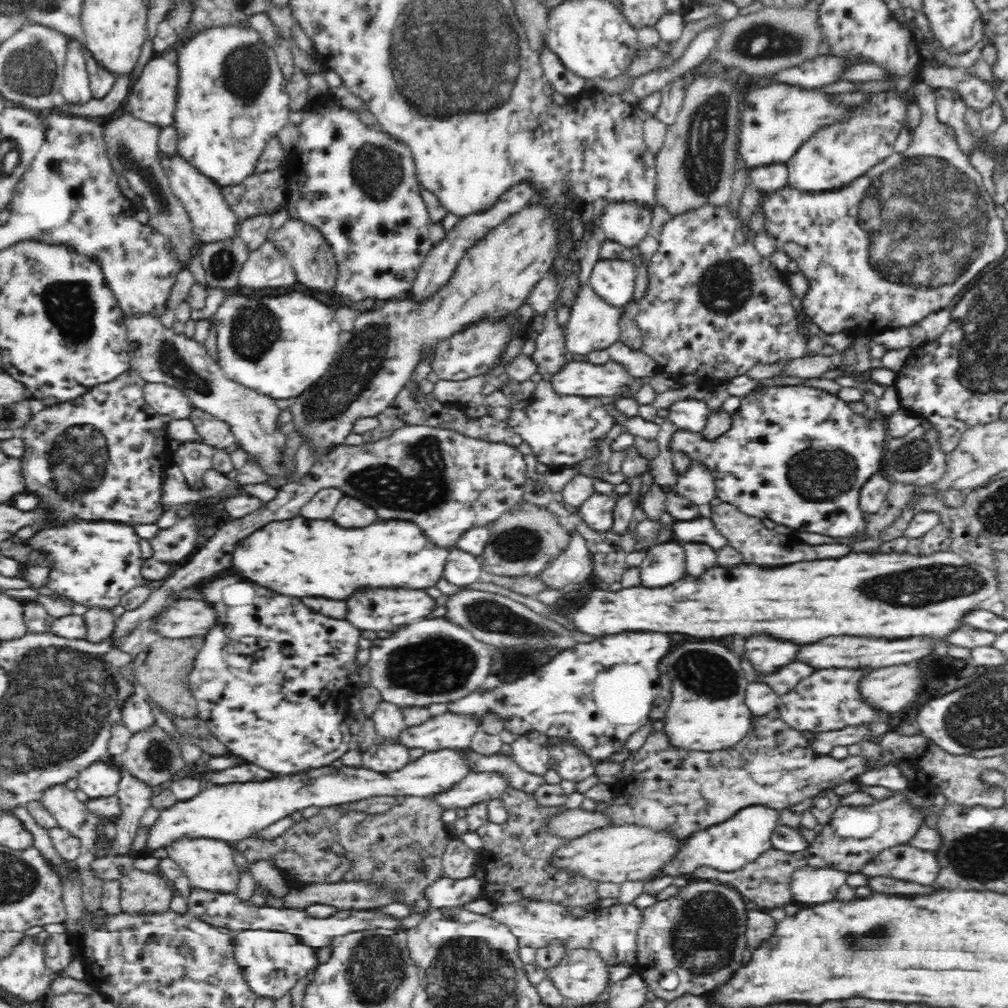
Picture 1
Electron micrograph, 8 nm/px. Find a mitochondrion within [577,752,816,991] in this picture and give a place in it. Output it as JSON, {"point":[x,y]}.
{"point":[712,914]}

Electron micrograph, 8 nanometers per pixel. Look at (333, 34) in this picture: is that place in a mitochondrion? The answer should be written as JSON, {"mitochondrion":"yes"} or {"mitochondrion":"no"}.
{"mitochondrion":"no"}

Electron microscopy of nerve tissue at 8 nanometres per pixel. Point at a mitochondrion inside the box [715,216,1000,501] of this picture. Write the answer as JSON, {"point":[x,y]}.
{"point":[910,456]}

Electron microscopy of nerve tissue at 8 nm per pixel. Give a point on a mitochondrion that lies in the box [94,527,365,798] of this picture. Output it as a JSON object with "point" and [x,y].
{"point":[158,754]}

